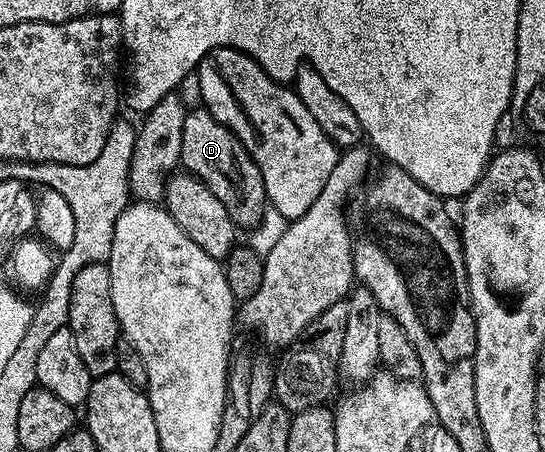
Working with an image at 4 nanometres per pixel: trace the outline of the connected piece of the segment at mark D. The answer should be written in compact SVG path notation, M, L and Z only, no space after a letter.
M190 109L183 120L183 148L180 165L211 188L214 196L227 208L227 216L238 228L252 228L261 223L267 209L263 176L247 148L211 112Z

